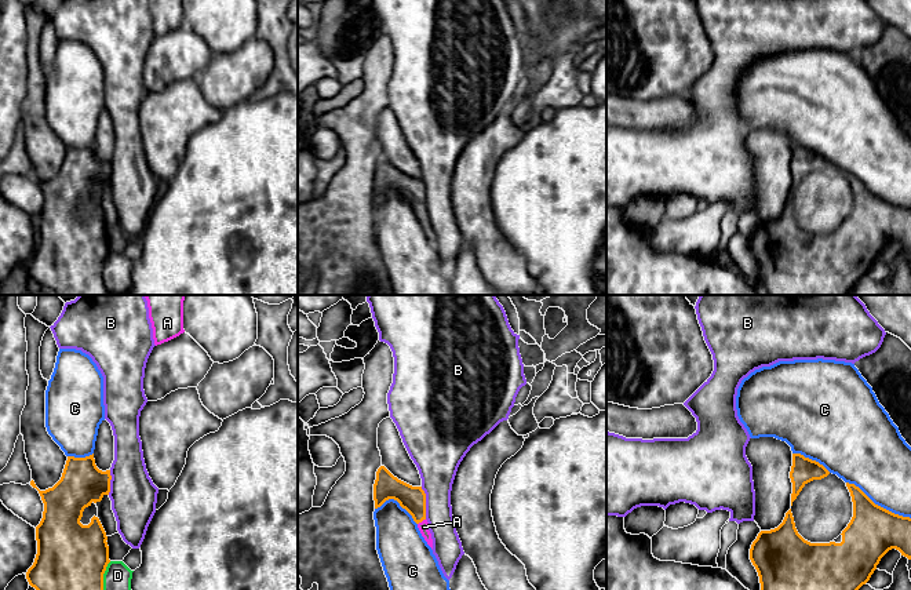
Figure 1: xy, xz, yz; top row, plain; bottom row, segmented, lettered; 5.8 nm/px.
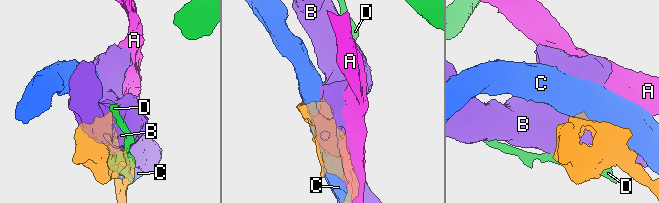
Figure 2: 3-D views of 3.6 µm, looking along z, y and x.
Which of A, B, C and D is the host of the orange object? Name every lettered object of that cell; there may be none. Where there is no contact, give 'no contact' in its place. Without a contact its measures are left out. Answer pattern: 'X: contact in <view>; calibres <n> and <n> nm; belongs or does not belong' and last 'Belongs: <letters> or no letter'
A: contact in xz; calibres 150 and 60 nm; belongs
B: contact in xz; calibres 150 and 240 nm; does not belong
C: contact in yz; calibres 300 and 380 nm; does not belong
D: contact in xy; calibres 400 and 160 nm; does not belong
Belongs: A

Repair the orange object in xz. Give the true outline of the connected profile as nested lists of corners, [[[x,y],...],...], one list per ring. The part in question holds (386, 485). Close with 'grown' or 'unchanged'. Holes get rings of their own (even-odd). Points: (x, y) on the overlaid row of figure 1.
[[[385,466],[376,471],[373,484],[375,509],[380,507],[386,500],[394,499],[405,509],[418,524],[418,528],[433,549],[433,539],[426,520],[426,494],[422,487],[412,487],[394,477]]] | grown

